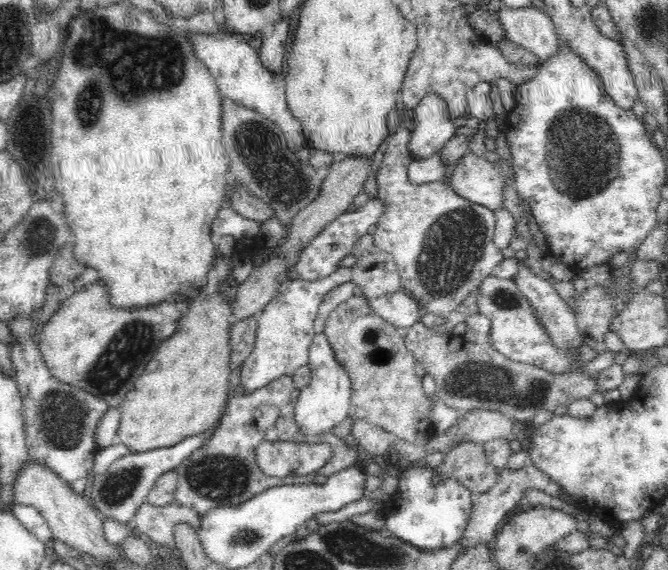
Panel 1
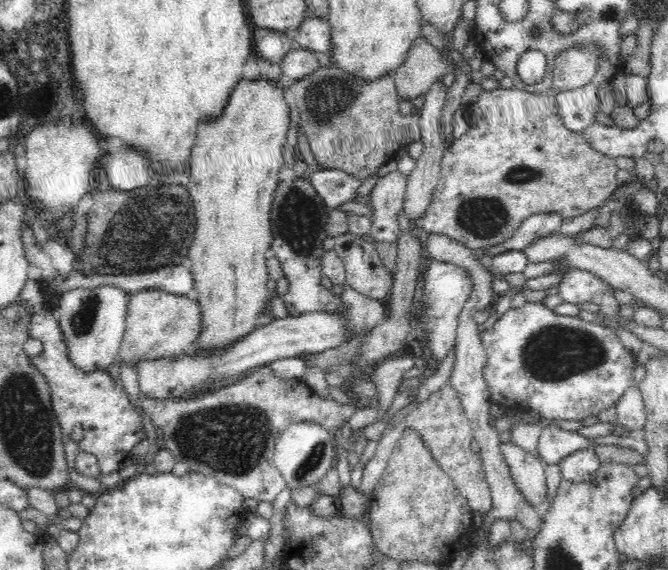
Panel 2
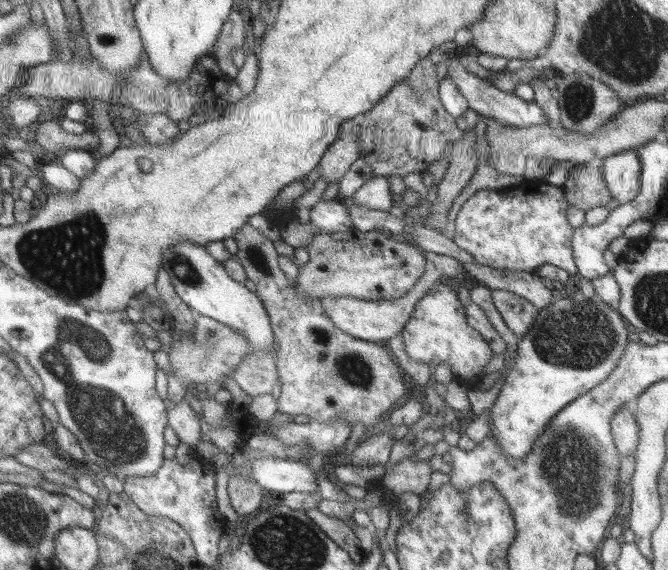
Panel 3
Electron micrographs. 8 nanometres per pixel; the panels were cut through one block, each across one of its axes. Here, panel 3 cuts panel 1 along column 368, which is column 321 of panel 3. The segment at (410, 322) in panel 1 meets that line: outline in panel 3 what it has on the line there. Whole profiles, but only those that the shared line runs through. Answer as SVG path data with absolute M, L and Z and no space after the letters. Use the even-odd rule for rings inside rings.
M423 252L425 262L427 262L427 270L423 274L419 274L419 280L415 282L415 286L405 292L405 296L401 298L391 298L391 300L377 300L377 302L367 302L367 300L357 300L357 298L321 298L321 306L325 316L343 332L347 332L349 336L357 338L357 340L365 340L365 342L379 342L379 340L391 340L393 336L399 336L403 332L405 322L409 320L409 316L415 310L415 304L429 294L431 288L435 288L439 282L443 282L445 278L451 280L465 280L467 272L463 270L463 264L449 258L449 256L437 256L433 252Z

